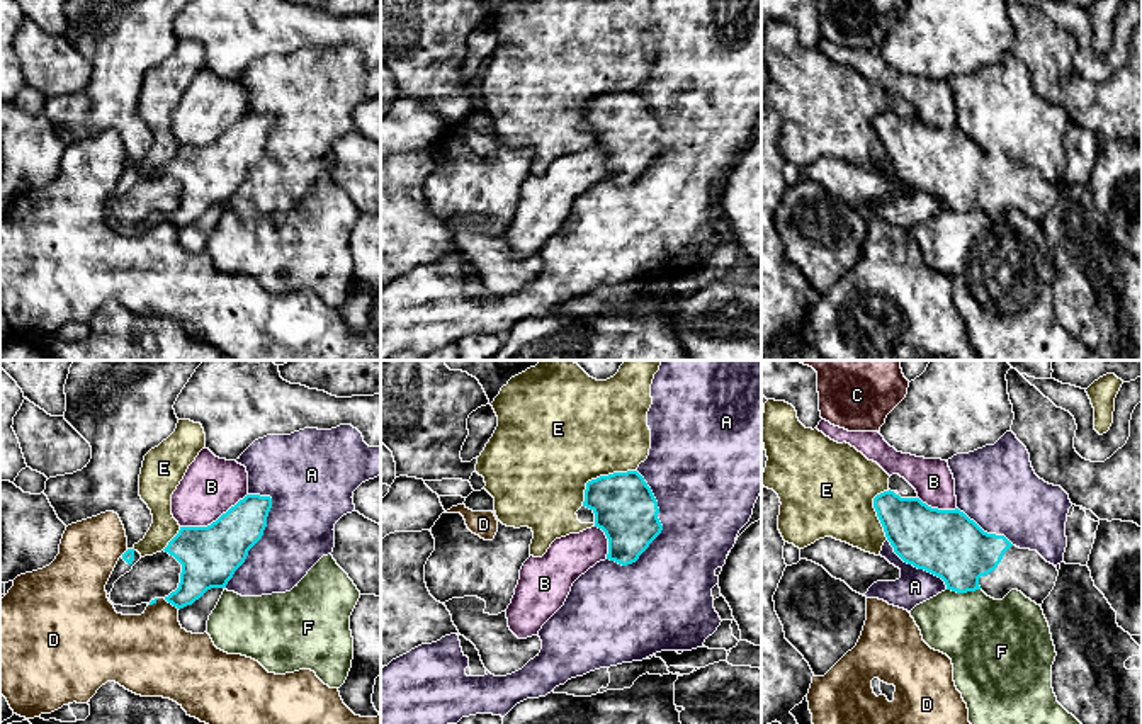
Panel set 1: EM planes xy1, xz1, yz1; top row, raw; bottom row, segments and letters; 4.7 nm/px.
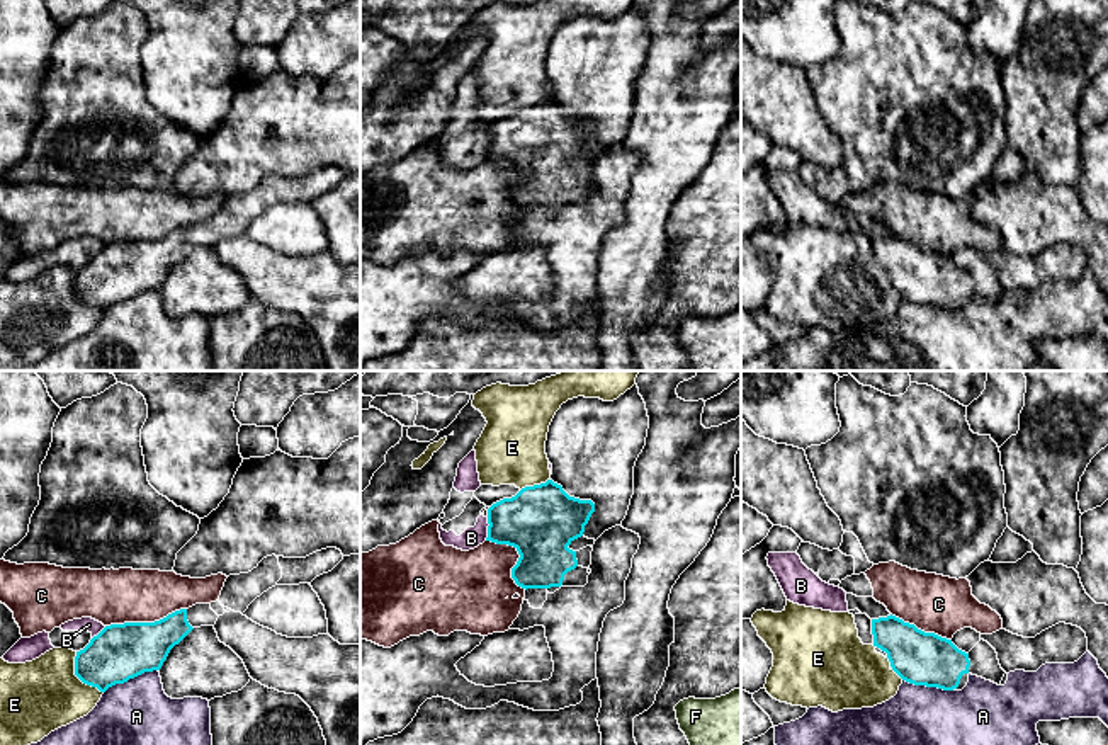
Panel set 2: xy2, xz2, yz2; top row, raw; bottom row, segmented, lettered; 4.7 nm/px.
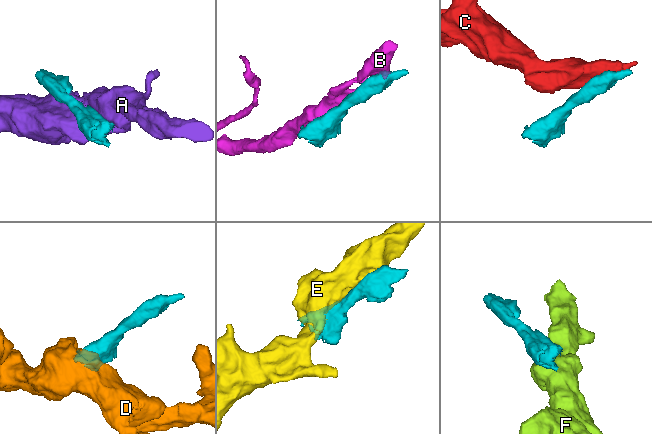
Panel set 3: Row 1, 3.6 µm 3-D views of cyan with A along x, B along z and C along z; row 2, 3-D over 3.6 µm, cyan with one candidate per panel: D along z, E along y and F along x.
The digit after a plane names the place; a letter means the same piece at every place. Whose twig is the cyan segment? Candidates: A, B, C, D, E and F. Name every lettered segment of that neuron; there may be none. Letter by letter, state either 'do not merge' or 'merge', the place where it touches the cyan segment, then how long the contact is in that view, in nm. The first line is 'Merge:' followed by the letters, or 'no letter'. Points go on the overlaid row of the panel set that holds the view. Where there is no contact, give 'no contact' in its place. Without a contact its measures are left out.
Merge: no letter
A: do not merge; meets cyan in xz1 at (660, 522); contact 460 nm long
B: do not merge; meets cyan in xy1 at (213, 522); contact 360 nm long
C: do not merge; meets cyan in xy2 at (145, 623); contact 400 nm long
D: do not merge; meets cyan in xy1 at (172, 604); contact 90 nm long
E: do not merge; meets cyan in xz1 at (600, 476); contact 300 nm long
F: do not merge; meets cyan in yz1 at (964, 592); contact 160 nm long

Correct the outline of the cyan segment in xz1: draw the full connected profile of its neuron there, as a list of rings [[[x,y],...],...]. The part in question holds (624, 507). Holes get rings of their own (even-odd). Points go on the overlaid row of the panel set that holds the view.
[[[637,471],[613,472],[588,481],[583,506],[595,513],[595,527],[602,529],[608,539],[607,559],[622,566],[636,563],[663,530],[658,501]]]

